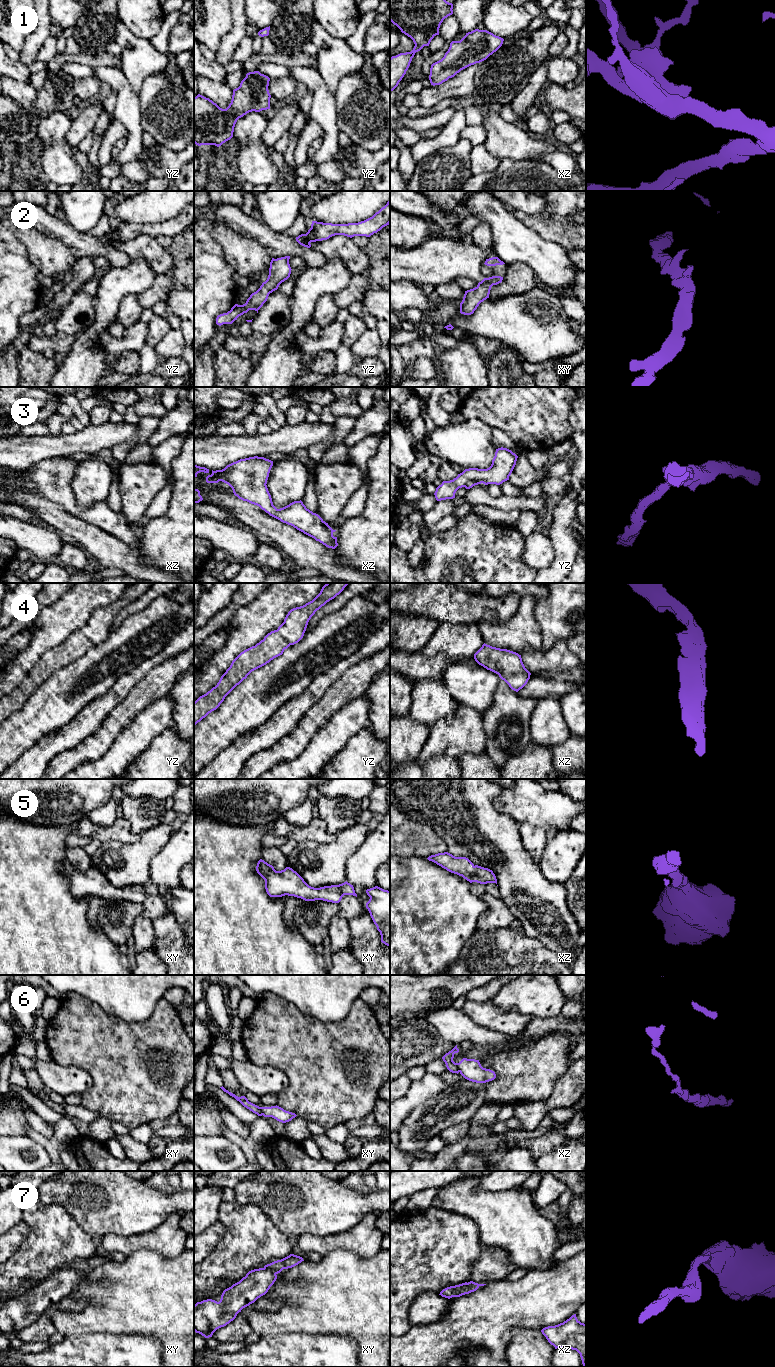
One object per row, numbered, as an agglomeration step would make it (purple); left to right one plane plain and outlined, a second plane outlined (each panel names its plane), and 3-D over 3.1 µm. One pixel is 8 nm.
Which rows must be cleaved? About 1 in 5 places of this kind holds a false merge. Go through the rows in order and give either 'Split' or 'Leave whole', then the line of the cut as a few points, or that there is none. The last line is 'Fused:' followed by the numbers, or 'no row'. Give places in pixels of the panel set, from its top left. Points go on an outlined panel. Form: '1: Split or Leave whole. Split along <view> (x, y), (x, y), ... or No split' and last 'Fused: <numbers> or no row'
1: Leave whole. No split
2: Leave whole. No split
3: Leave whole. No split
4: Leave whole. No split
5: Leave whole. No split
6: Split. Split along xz (455, 1063), (459, 1071)
7: Leave whole. No split
Fused: 6

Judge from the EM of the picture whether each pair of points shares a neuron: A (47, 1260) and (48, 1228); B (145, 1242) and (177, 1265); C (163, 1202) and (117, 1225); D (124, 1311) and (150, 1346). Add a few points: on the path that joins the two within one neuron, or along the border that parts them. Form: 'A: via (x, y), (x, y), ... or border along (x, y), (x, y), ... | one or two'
A: via (47, 1252), (48, 1236) | one
B: border along (142, 1248), (167, 1257), (183, 1251) | two
C: via (152, 1207), (134, 1208), (128, 1214) | one
D: border along (117, 1334), (145, 1334), (155, 1337) | two

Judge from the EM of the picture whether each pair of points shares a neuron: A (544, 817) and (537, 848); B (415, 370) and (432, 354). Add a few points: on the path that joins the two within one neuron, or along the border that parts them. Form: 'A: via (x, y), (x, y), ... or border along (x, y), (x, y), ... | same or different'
A: border along (520, 823), (541, 827), (544, 830) | different
B: border along (434, 362), (426, 357), (418, 357), (405, 364) | different

